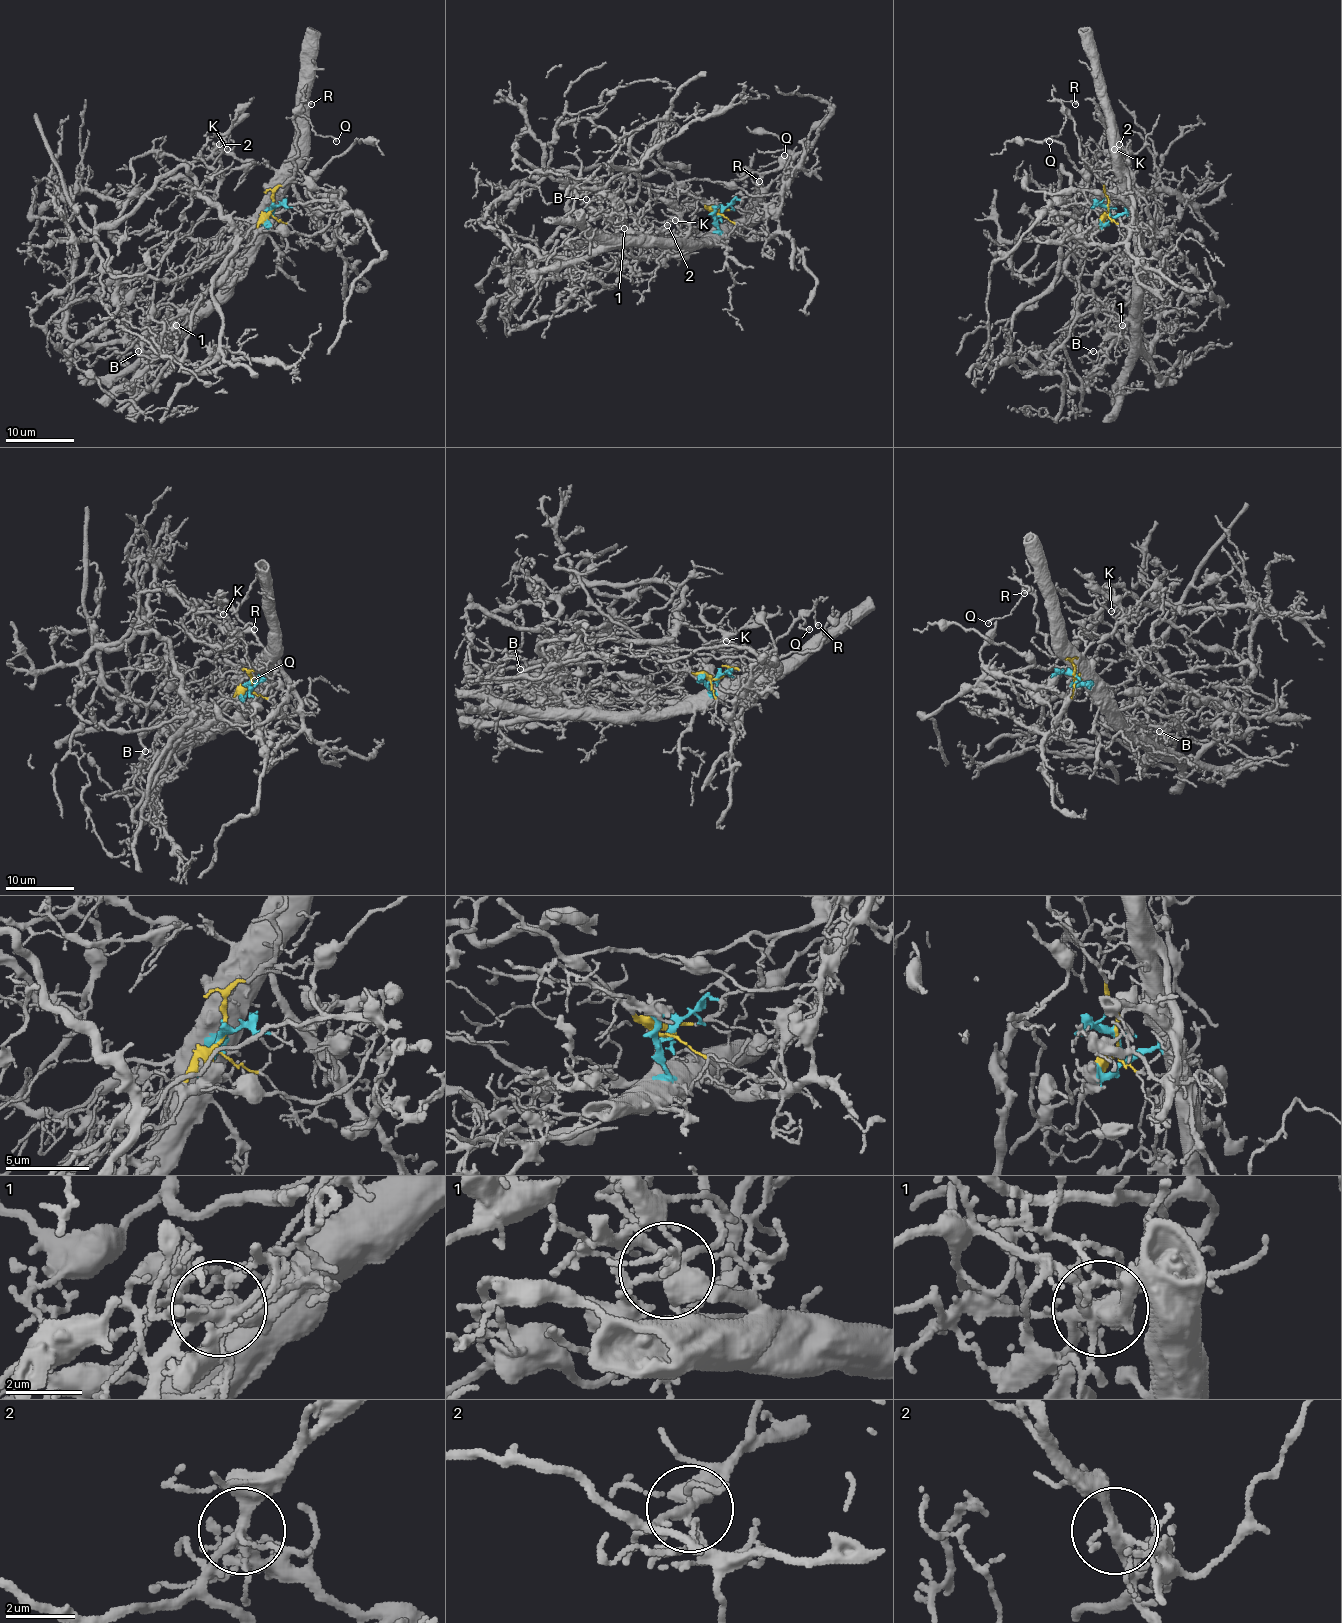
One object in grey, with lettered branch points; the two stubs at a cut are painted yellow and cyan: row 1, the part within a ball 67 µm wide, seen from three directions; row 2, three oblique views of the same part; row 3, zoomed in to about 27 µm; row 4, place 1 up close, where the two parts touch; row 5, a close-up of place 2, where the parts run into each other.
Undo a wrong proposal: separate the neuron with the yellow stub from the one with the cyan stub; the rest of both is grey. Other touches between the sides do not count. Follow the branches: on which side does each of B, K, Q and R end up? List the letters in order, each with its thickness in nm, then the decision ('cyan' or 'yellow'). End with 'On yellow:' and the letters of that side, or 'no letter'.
B: 130 nm | cyan
K: 100 nm | cyan
Q: 120 nm | yellow
R: 140 nm | yellow
On yellow: Q, R

